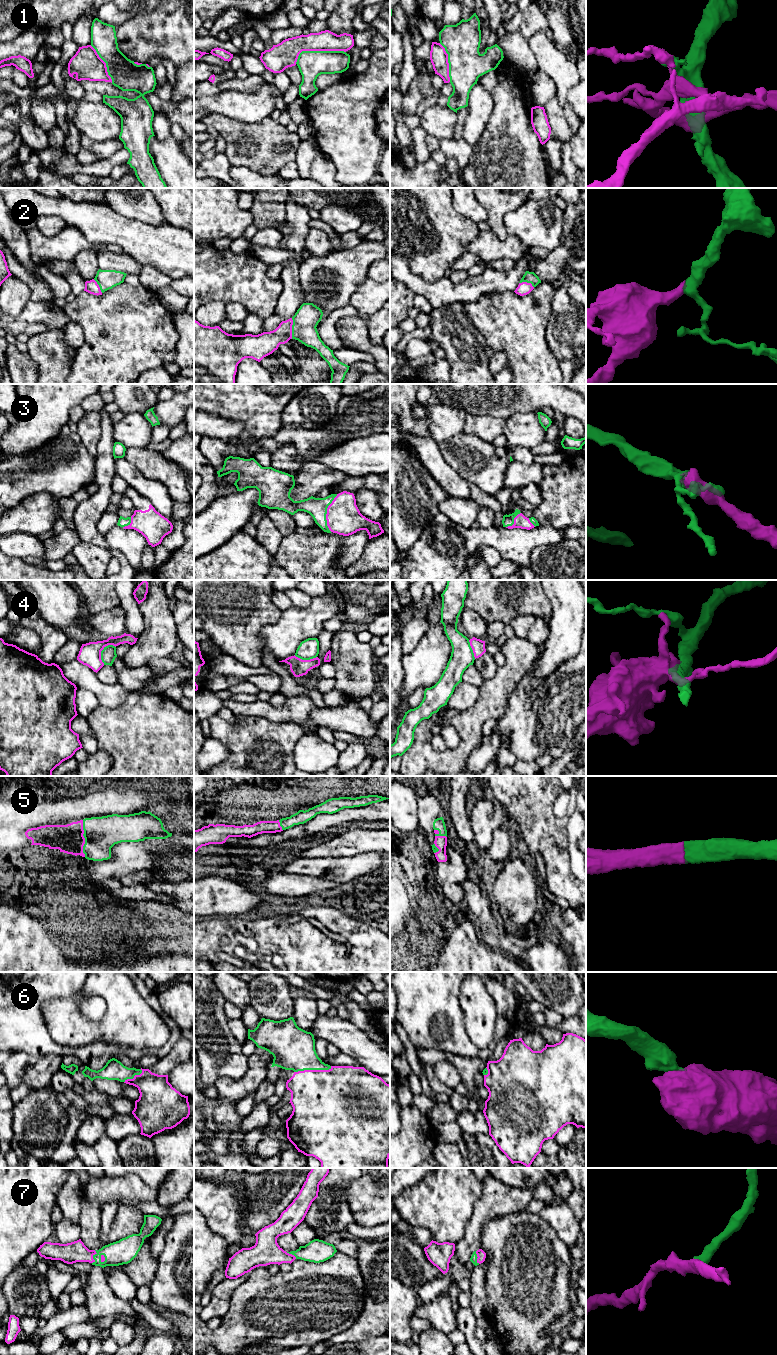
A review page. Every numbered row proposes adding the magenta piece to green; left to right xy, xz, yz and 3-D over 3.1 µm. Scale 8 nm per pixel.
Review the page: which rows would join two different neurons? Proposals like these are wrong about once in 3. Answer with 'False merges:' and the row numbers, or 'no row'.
False merges: 1, 4

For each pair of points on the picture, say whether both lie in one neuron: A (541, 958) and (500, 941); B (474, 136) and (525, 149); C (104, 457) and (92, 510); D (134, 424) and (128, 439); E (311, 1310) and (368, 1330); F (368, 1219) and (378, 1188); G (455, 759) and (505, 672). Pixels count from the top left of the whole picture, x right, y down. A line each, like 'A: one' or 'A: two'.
A: one
B: two
C: one
D: one
E: two
F: one
G: one

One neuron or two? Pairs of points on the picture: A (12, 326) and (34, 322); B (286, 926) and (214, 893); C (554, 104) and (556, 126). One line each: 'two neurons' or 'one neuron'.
A: one neuron
B: two neurons
C: one neuron

